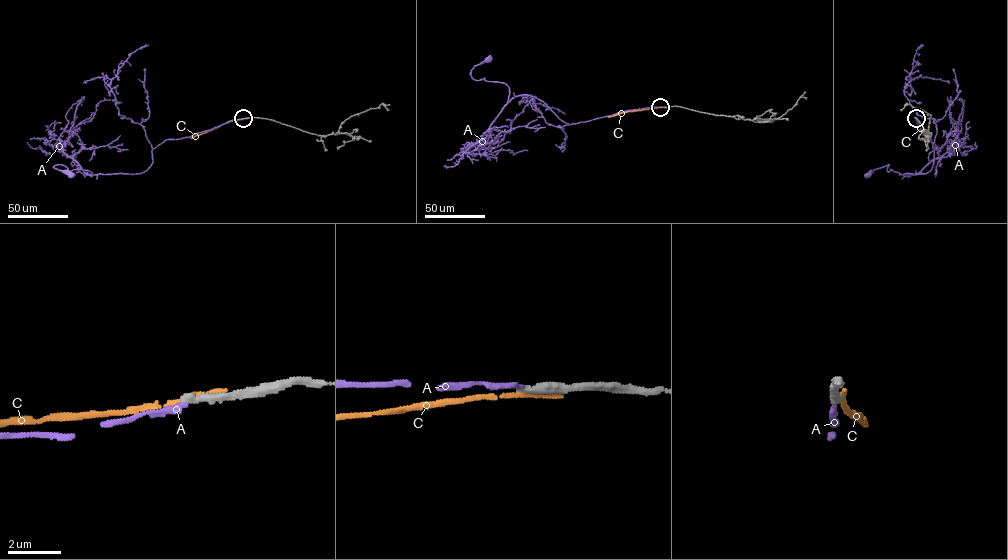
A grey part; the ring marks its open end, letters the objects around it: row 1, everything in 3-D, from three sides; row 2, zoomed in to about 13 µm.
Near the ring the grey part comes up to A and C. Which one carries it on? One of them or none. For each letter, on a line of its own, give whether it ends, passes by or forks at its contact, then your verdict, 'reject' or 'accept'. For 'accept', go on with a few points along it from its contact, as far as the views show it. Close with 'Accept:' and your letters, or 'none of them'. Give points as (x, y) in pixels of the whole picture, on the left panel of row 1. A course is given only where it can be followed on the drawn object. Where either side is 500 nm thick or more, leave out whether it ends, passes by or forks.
A: it ends; reject
C: it ends; reject
Accept: none of them

